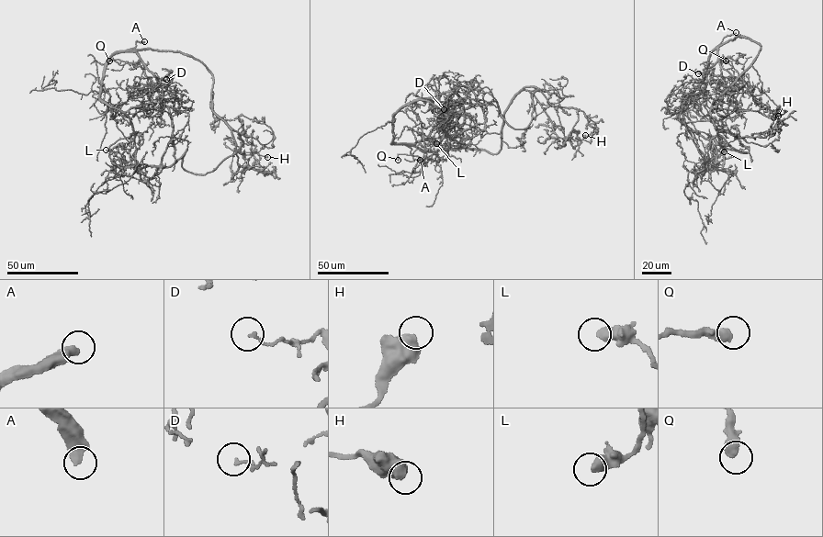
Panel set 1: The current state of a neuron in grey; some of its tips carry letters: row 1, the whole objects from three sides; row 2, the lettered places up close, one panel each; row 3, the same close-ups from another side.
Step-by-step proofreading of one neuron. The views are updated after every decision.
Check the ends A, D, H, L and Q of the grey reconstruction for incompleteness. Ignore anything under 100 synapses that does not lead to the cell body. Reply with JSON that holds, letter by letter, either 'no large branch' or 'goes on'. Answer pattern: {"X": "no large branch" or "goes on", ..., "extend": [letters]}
{"A": "goes on", "D": "no large branch", "H": "no large branch", "L": "no large branch", "Q": "no large branch", "extend": ["A"]}

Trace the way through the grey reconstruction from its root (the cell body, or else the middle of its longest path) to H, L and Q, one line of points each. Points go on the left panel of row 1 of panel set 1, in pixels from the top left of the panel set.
H: (184, 139), (181, 164), (197, 174), (234, 153), (232, 130), (243, 141), (241, 152), (267, 157)
L: (184, 139), (174, 144), (170, 140), (161, 167), (140, 163), (119, 168), (112, 163), (110, 152), (106, 150)
Q: (184, 139), (174, 144), (162, 104), (124, 111), (101, 99), (108, 60), (127, 51), (139, 58), (109, 61)

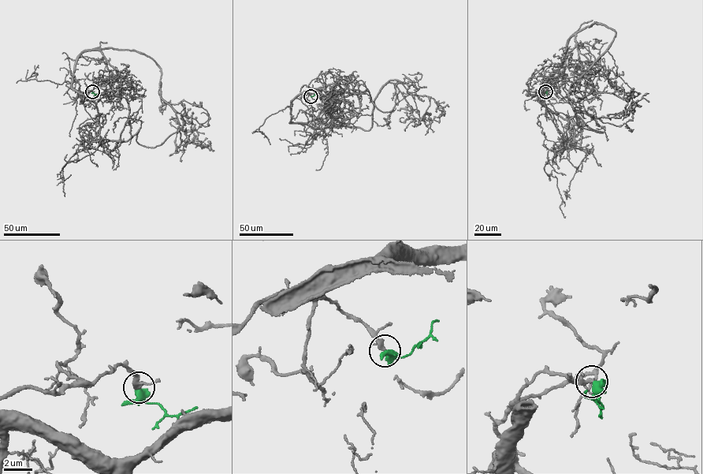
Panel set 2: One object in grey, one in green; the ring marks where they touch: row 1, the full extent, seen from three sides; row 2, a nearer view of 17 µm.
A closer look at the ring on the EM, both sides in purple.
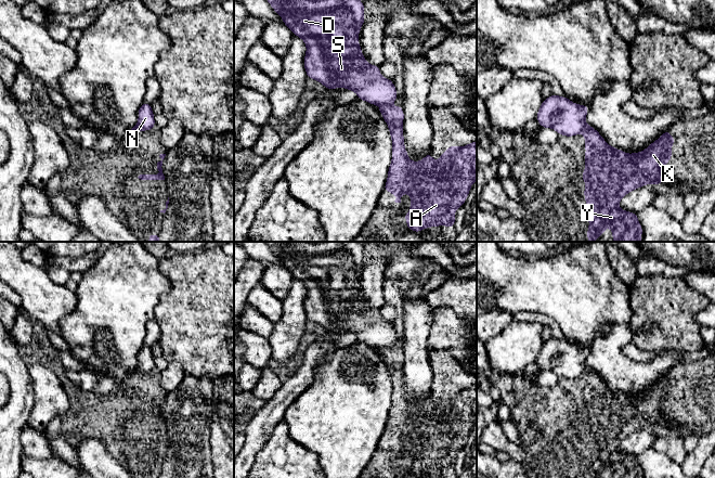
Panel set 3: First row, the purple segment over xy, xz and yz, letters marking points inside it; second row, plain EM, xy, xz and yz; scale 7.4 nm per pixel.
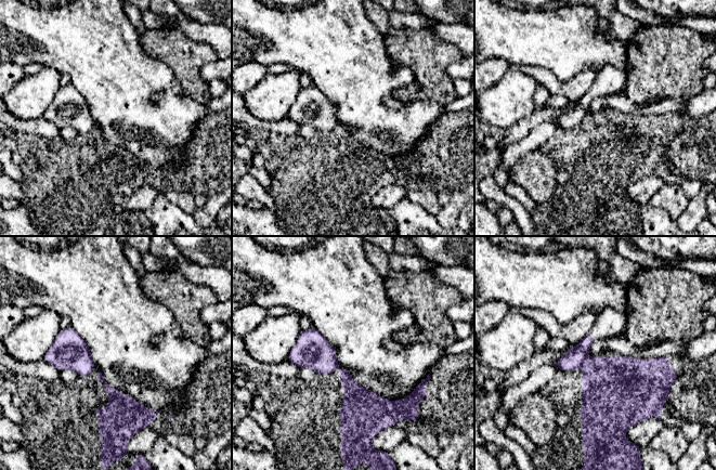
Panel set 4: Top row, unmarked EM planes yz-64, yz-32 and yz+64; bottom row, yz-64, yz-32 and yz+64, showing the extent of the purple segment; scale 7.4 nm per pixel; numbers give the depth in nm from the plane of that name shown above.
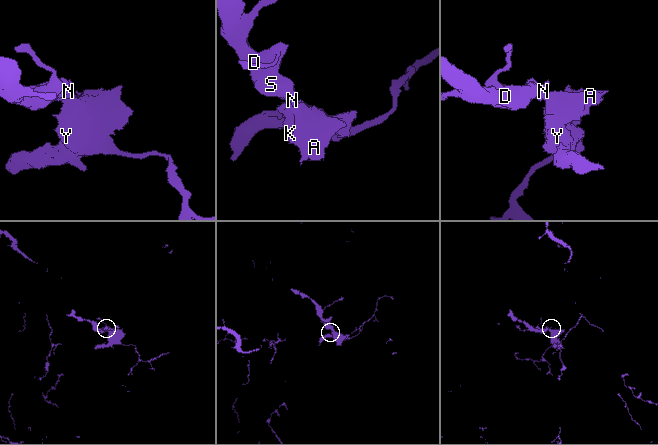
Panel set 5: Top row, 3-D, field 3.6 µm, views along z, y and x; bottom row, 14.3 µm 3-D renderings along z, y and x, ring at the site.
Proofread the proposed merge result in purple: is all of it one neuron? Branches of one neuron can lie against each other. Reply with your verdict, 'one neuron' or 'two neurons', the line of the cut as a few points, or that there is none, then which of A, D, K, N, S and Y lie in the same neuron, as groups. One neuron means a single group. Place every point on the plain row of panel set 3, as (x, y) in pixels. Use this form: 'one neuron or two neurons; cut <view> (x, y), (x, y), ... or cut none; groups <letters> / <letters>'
two neurons; cut yz (586, 367), (581, 374); groups A K Y / D N S

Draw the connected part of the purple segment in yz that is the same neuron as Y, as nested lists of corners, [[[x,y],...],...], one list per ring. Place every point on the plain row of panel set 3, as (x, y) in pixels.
[[[589,367],[582,373],[585,379],[585,413],[582,423],[586,425],[585,460],[589,462],[587,478],[602,478],[606,470],[612,470],[611,478],[642,478],[642,469],[636,455],[622,453],[620,443],[646,427],[663,427],[663,411],[672,402],[672,387],[676,383],[667,372],[658,383],[639,396],[627,397],[609,388],[600,376]]]

